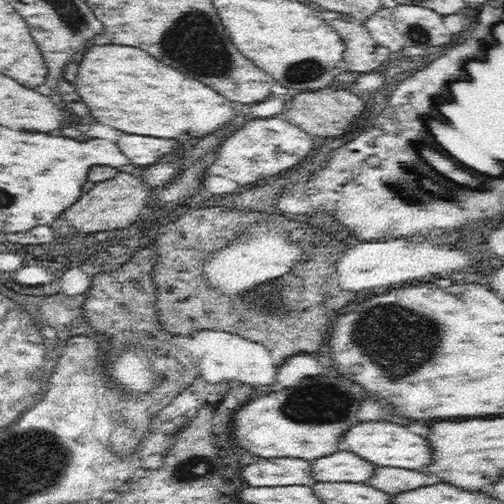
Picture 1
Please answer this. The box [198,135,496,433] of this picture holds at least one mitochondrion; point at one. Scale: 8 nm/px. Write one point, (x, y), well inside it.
(402, 340)

